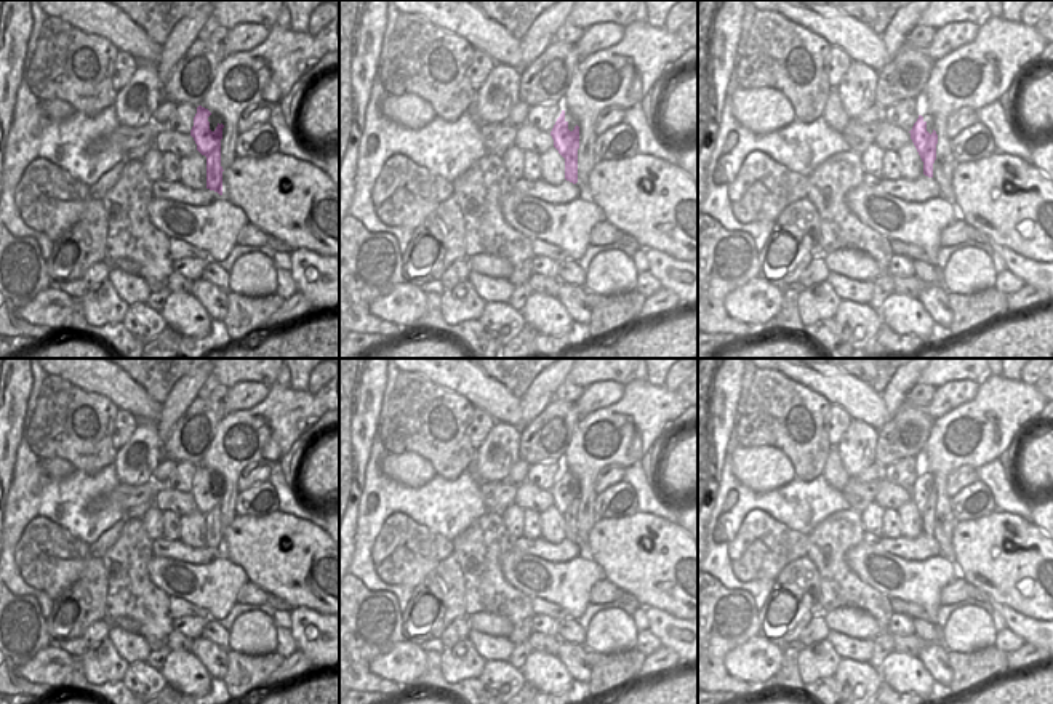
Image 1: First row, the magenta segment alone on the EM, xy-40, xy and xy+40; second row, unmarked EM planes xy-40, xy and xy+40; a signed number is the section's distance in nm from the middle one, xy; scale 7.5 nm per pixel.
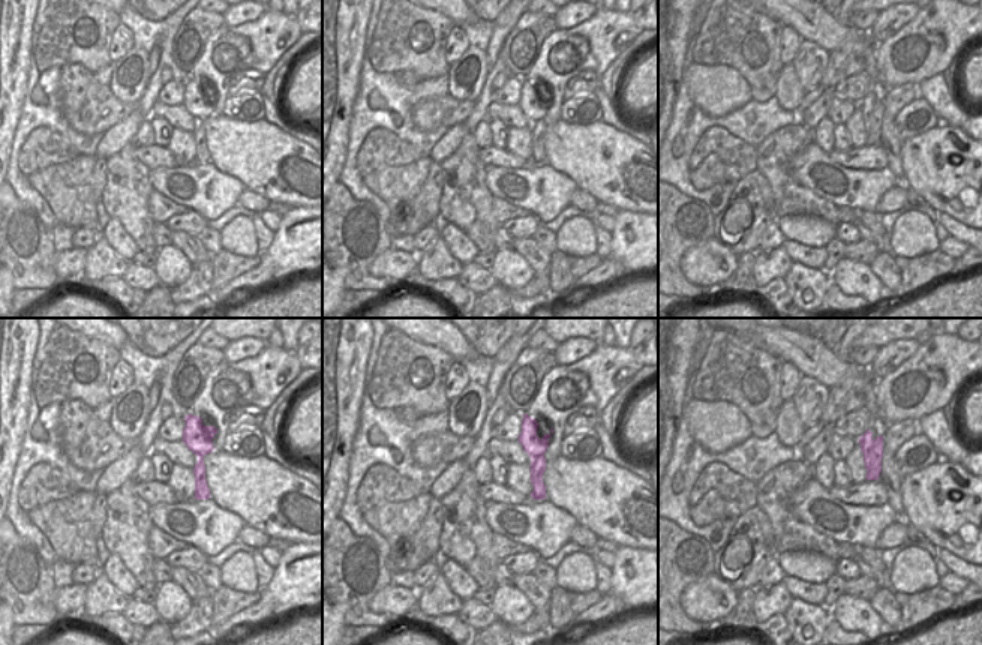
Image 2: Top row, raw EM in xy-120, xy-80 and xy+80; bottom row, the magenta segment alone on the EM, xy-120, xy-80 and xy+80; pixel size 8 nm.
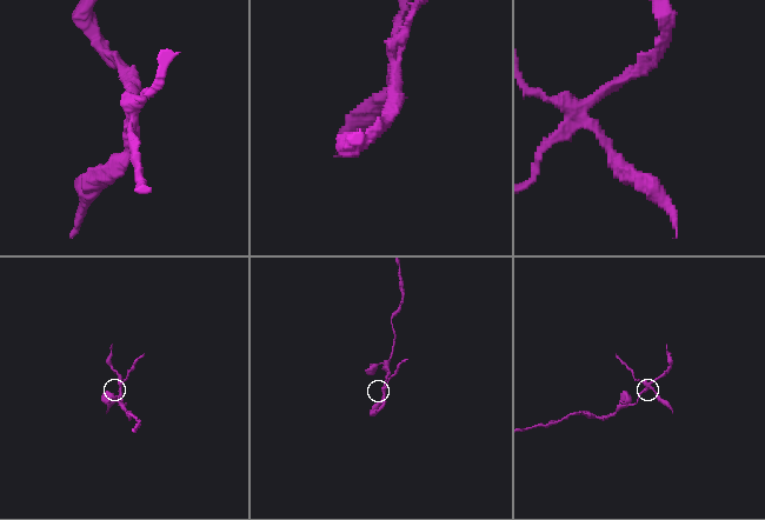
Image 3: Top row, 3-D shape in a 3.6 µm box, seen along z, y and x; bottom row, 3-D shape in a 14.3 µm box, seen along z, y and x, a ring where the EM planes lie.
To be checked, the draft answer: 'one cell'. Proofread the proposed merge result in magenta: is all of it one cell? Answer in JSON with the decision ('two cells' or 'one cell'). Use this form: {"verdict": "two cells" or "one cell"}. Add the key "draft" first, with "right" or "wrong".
{"draft": "wrong", "verdict": "two cells"}

